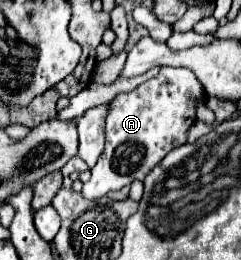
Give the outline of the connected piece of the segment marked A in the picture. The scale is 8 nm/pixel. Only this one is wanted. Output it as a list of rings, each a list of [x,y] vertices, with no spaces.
[[[162,67],[154,79],[138,85],[130,93],[116,95],[108,105],[104,151],[92,167],[90,181],[82,187],[82,195],[86,199],[98,199],[108,191],[130,185],[134,179],[144,181],[148,171],[152,171],[166,153],[186,143],[188,129],[196,121],[196,103],[202,103],[202,99],[204,89],[200,81],[184,67]]]

